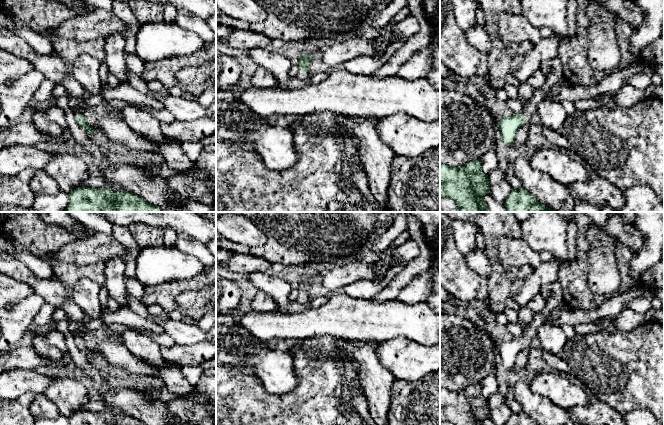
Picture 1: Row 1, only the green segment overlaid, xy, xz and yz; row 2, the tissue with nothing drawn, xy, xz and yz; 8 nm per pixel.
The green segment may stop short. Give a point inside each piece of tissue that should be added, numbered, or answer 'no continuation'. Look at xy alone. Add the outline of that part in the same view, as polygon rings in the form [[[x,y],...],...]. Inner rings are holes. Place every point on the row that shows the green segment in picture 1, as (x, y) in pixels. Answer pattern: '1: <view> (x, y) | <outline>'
1: xy (74, 103) | [[[70,94],[67,97],[69,101],[69,107],[73,110],[75,117],[83,115],[81,113],[81,110],[78,109],[78,107],[80,106],[81,100]]]

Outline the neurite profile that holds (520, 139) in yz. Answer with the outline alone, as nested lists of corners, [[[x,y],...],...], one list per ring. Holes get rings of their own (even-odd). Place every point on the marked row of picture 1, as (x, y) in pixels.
[[[525,122],[517,131],[515,136],[514,144],[519,147],[523,147],[525,144],[527,144],[527,131],[530,126],[529,122]]]

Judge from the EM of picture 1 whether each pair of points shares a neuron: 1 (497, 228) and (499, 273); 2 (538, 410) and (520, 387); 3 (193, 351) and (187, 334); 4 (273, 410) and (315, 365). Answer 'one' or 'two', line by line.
1: one
2: one
3: two
4: one

